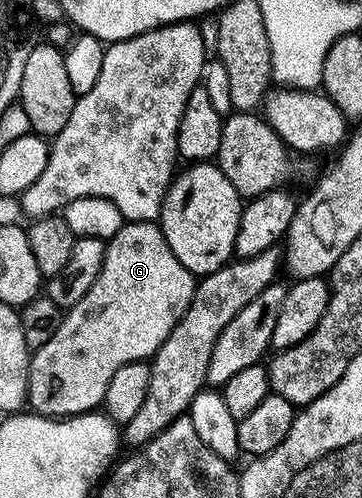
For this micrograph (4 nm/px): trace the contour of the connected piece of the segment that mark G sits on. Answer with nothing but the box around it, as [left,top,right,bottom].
[27,221,197,420]

